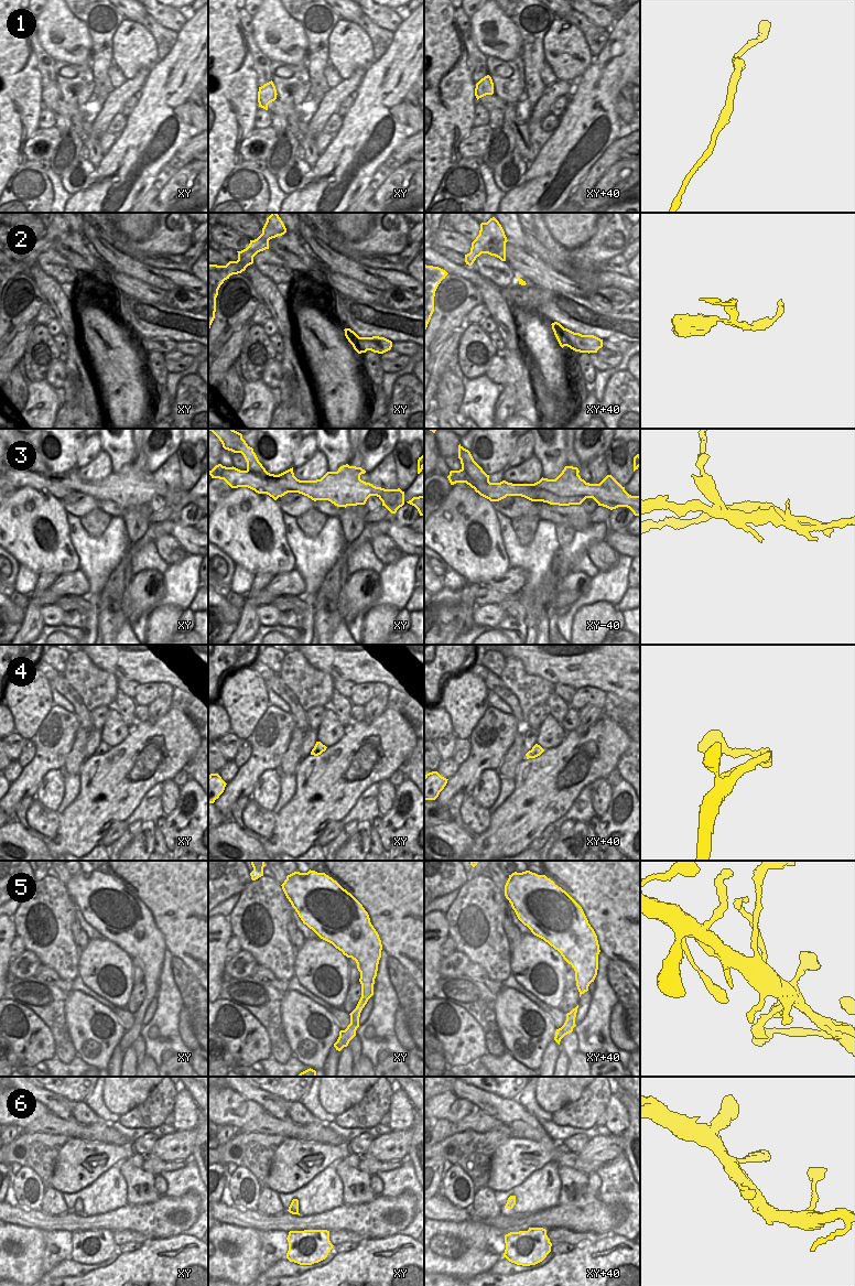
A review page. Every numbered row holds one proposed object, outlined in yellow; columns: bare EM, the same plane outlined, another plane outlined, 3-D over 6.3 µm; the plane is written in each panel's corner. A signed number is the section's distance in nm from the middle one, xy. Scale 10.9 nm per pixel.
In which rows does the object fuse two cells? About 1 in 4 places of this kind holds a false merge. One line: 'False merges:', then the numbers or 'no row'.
False merges: 3

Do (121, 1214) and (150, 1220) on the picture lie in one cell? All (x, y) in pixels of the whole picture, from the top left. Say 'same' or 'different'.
same

